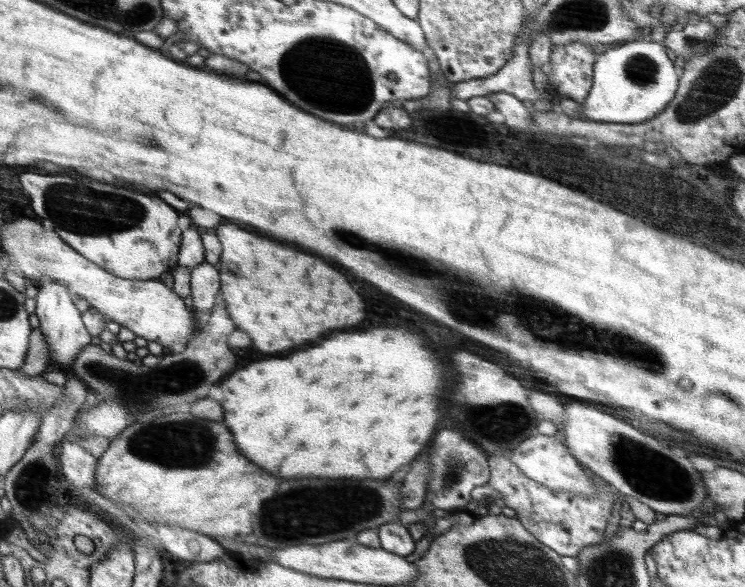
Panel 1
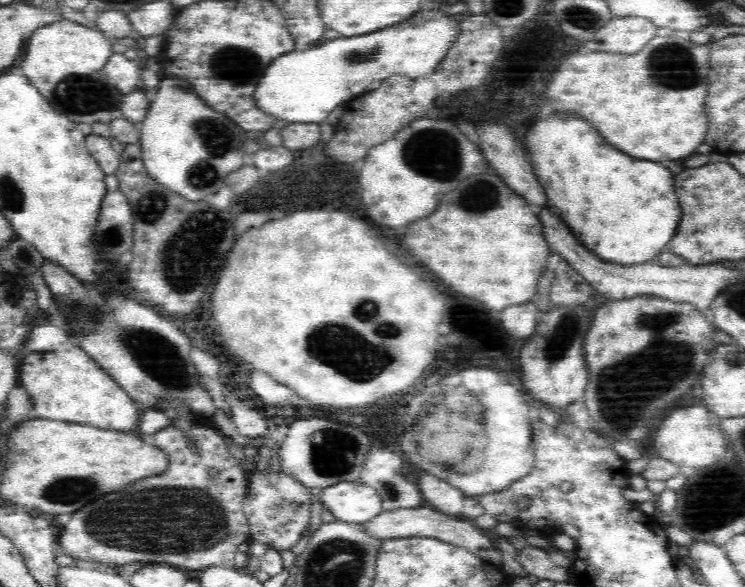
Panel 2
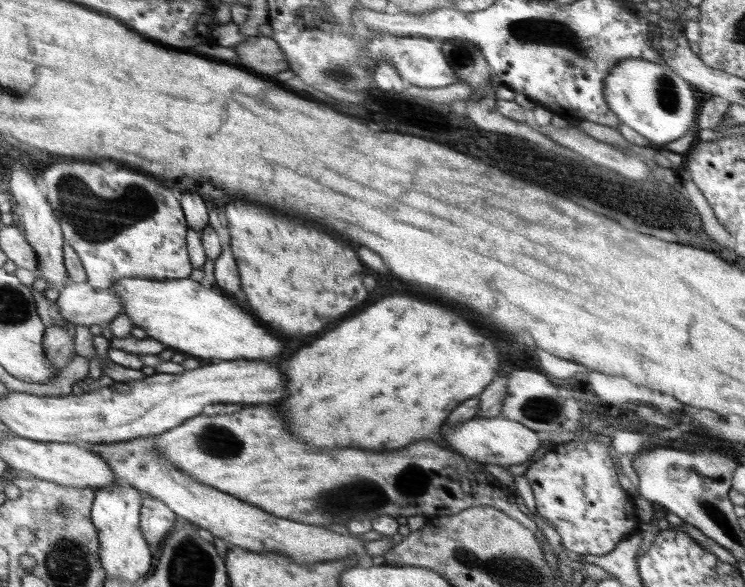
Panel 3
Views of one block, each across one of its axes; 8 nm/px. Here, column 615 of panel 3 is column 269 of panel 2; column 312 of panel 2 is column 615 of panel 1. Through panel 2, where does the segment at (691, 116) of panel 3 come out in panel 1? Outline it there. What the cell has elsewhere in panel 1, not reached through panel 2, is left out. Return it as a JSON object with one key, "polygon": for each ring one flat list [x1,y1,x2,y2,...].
{"polygon":[[630,41,609,48,593,64,593,86,575,118,640,124,656,118,674,100,678,88,678,74,666,56,664,42]]}

